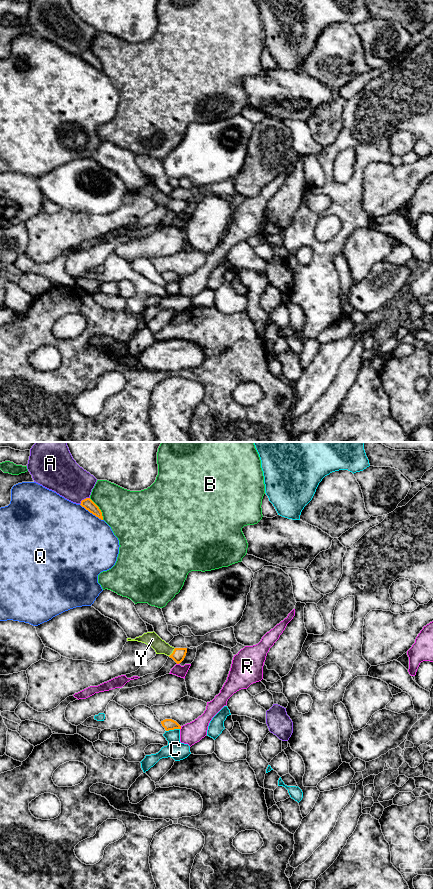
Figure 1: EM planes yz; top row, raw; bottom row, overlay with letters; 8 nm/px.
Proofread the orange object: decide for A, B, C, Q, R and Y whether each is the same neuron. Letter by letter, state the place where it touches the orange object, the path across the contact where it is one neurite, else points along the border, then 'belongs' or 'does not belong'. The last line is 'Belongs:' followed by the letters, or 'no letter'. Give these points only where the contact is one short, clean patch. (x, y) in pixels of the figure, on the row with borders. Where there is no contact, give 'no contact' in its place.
A: yz (83, 500) | does not belong
B: yz (99, 509) | does not belong
C: yz (172, 729) | does not belong
Q: yz (91, 512) | does not belong
R: yz (180, 728) | does not belong
Y: yz (173, 652) | across yz (178, 655), (173, 652), (161, 647), (152, 639) | belongs
Belongs: Y

